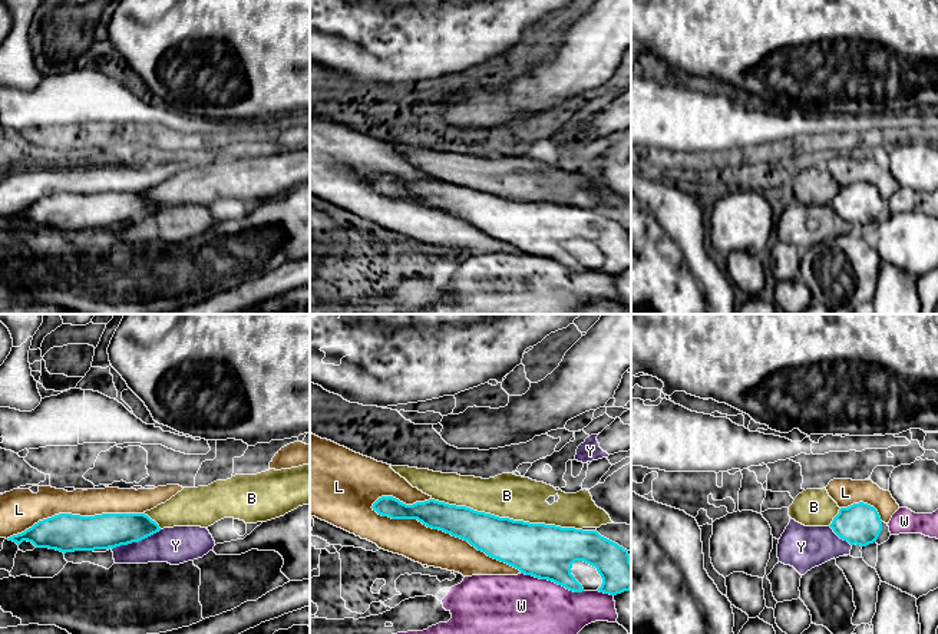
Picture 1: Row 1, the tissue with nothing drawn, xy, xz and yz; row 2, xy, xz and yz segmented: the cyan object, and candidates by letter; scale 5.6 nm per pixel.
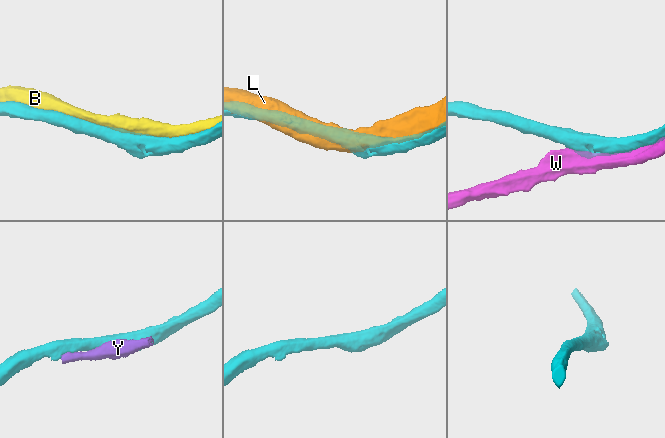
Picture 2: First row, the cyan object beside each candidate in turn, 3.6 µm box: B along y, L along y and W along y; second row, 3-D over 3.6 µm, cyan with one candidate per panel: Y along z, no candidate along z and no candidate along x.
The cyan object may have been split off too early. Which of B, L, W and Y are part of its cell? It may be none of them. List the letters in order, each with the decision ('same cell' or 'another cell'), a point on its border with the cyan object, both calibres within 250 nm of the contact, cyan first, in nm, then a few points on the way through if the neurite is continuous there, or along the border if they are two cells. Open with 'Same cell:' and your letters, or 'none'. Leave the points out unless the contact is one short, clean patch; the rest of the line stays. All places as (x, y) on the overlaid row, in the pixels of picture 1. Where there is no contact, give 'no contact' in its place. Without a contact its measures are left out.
Same cell: none
B: another cell; meets cyan in xz at (507, 518); 300 nm thick on the cyan side, 240 nm on the other
L: another cell; meets cyan in xz at (446, 532); 220 nm thick on the cyan side, 220 nm on the other
W: another cell; meets cyan in xz at (552, 581); 300 nm thick on the cyan side, 340 nm on the other
Y: another cell; meets cyan in xy at (136, 541); 200 nm thick on the cyan side, 220 nm on the other

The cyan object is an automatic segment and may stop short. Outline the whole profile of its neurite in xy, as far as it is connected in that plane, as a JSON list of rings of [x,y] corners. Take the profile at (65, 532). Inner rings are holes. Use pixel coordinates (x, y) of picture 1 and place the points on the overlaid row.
[[[59,514],[39,521],[24,532],[7,539],[17,545],[27,541],[36,548],[49,548],[66,554],[113,549],[139,542],[159,531],[159,525],[145,514],[102,514],[95,516]]]

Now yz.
[[[859,502],[840,508],[829,526],[851,545],[866,547],[876,542],[882,531],[882,521],[873,506]]]

